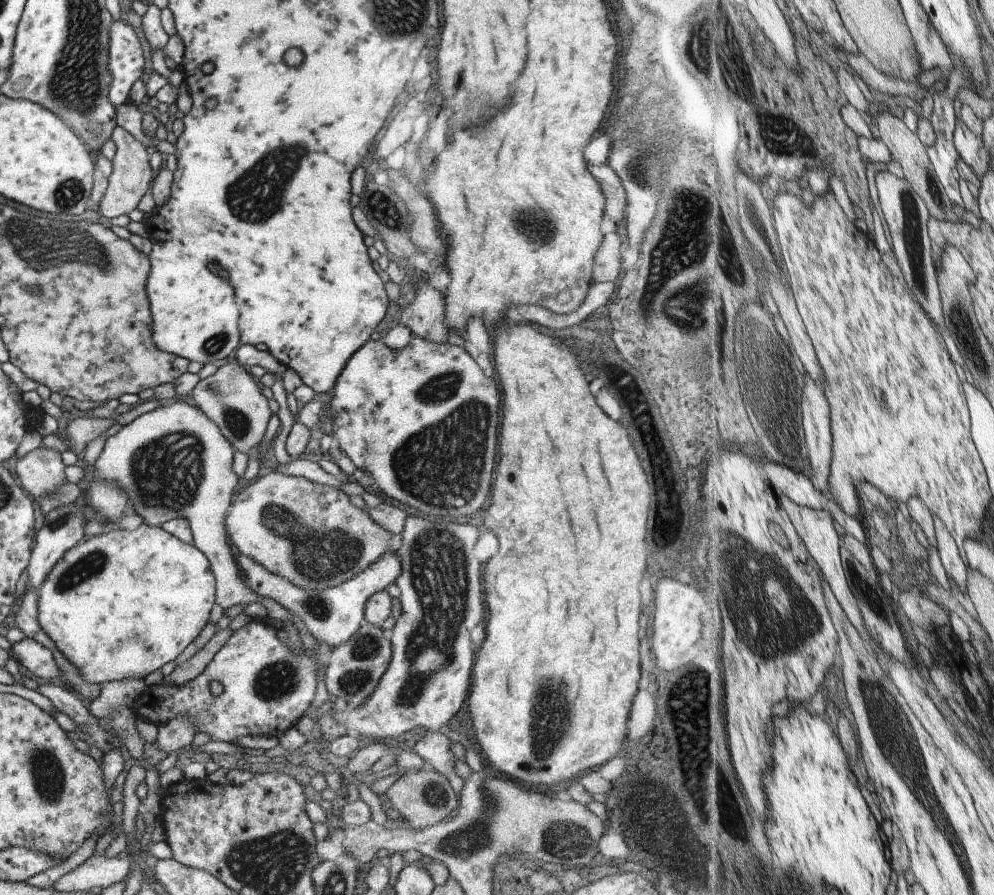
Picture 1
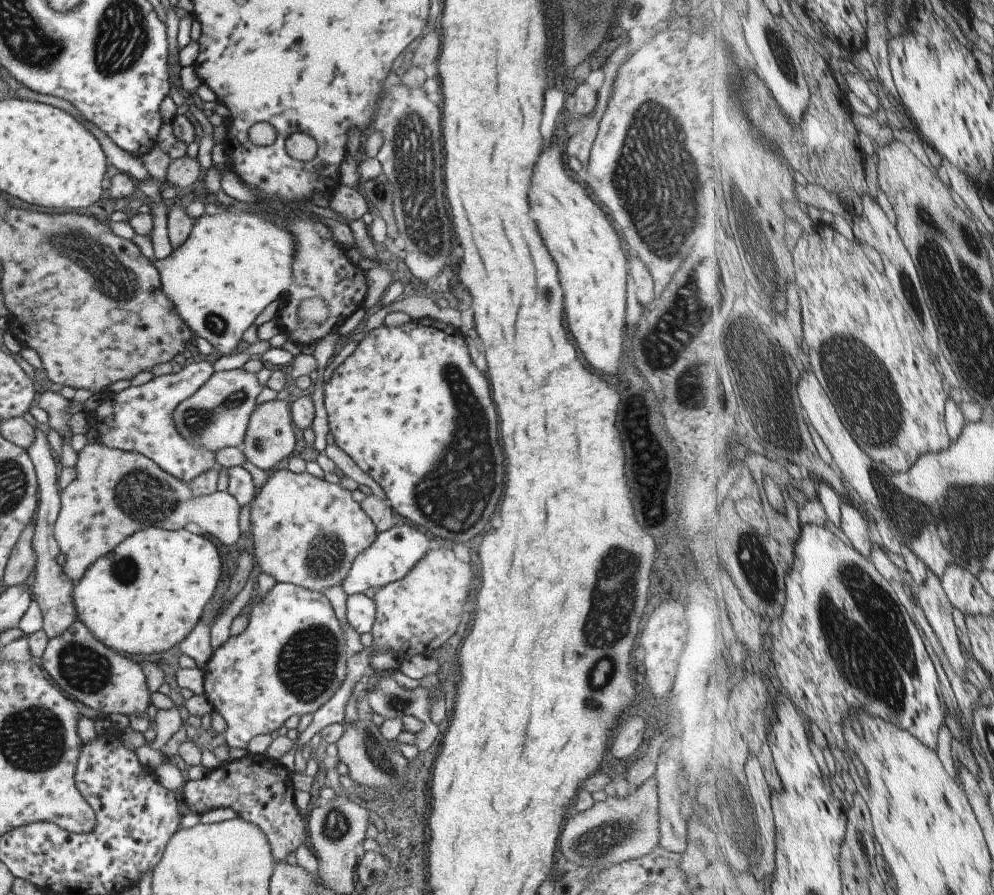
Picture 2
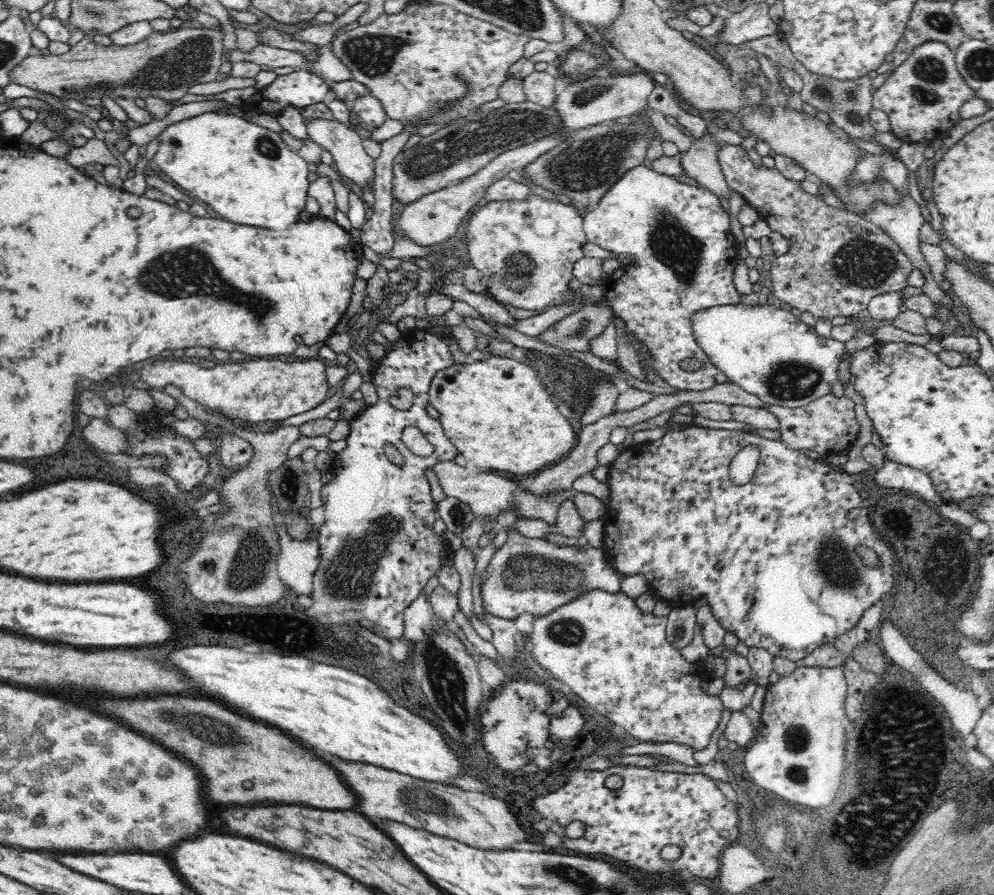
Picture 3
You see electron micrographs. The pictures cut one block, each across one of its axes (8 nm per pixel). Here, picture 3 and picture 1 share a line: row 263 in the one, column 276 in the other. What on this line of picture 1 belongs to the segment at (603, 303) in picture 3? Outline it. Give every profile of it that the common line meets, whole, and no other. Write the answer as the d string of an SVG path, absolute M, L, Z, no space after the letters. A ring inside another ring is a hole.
M265 471L265 476L242 483L235 491L235 497L224 520L225 532L235 552L248 556L253 564L262 566L271 574L277 574L291 584L305 589L325 589L351 580L359 572L371 566L377 558L389 552L389 532L371 520L366 508L352 500L341 489L319 486L303 478L285 476L279 472Z

